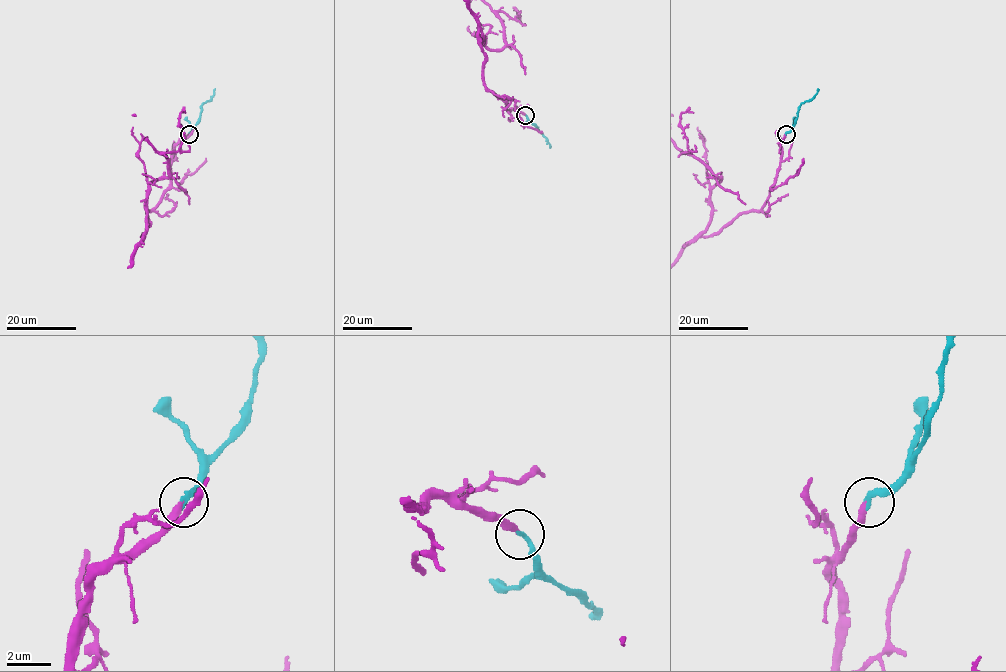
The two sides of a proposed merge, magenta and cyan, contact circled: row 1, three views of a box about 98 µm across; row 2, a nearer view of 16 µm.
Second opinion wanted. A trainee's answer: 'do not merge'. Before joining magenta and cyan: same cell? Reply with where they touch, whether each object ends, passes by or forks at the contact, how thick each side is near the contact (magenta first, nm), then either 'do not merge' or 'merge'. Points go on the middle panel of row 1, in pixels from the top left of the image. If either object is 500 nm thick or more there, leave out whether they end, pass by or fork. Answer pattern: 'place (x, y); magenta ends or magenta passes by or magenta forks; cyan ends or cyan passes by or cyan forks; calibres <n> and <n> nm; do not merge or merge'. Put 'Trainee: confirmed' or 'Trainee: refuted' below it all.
place (525, 115); magenta ends; cyan ends; calibres 280 and 240 nm; merge
Trainee: refuted

